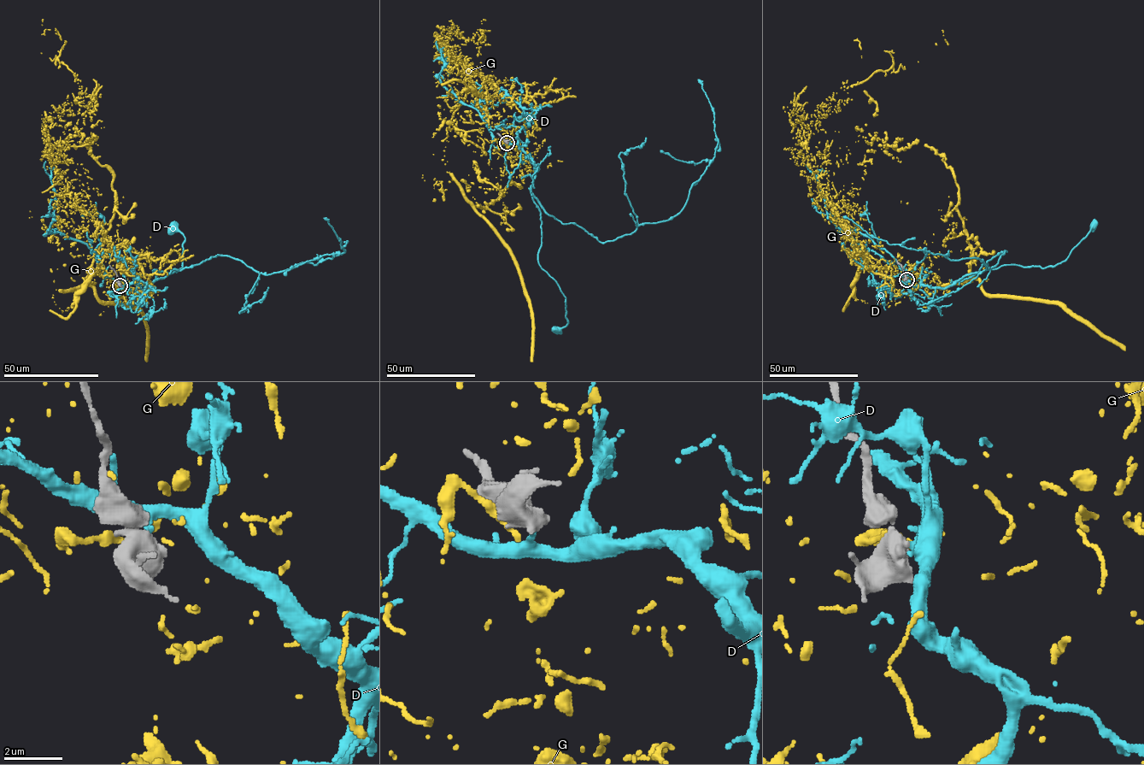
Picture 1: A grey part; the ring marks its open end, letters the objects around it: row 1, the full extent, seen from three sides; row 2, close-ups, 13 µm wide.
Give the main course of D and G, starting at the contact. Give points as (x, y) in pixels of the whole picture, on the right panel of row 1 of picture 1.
D: (906, 277), (908, 275), (908, 283), (912, 285), (947, 288), (1004, 265), (1055, 266), (1067, 257), (1094, 225)
G: (906, 277), (860, 262), (834, 207), (858, 164), (917, 143), (953, 174), (987, 293), (1056, 302), (1124, 350)

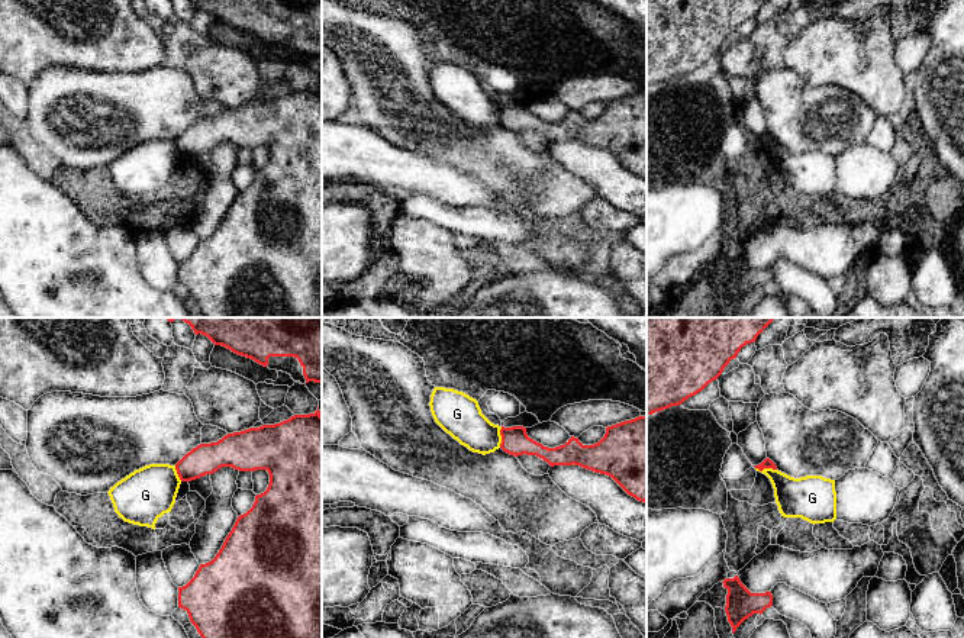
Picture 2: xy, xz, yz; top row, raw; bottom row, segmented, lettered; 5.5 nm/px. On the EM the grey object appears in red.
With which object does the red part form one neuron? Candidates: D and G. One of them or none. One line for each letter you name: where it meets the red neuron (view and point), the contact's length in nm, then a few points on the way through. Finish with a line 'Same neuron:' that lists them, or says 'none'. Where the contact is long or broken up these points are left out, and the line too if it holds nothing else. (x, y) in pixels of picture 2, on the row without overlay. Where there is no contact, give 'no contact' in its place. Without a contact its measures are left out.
Same neuron: none

